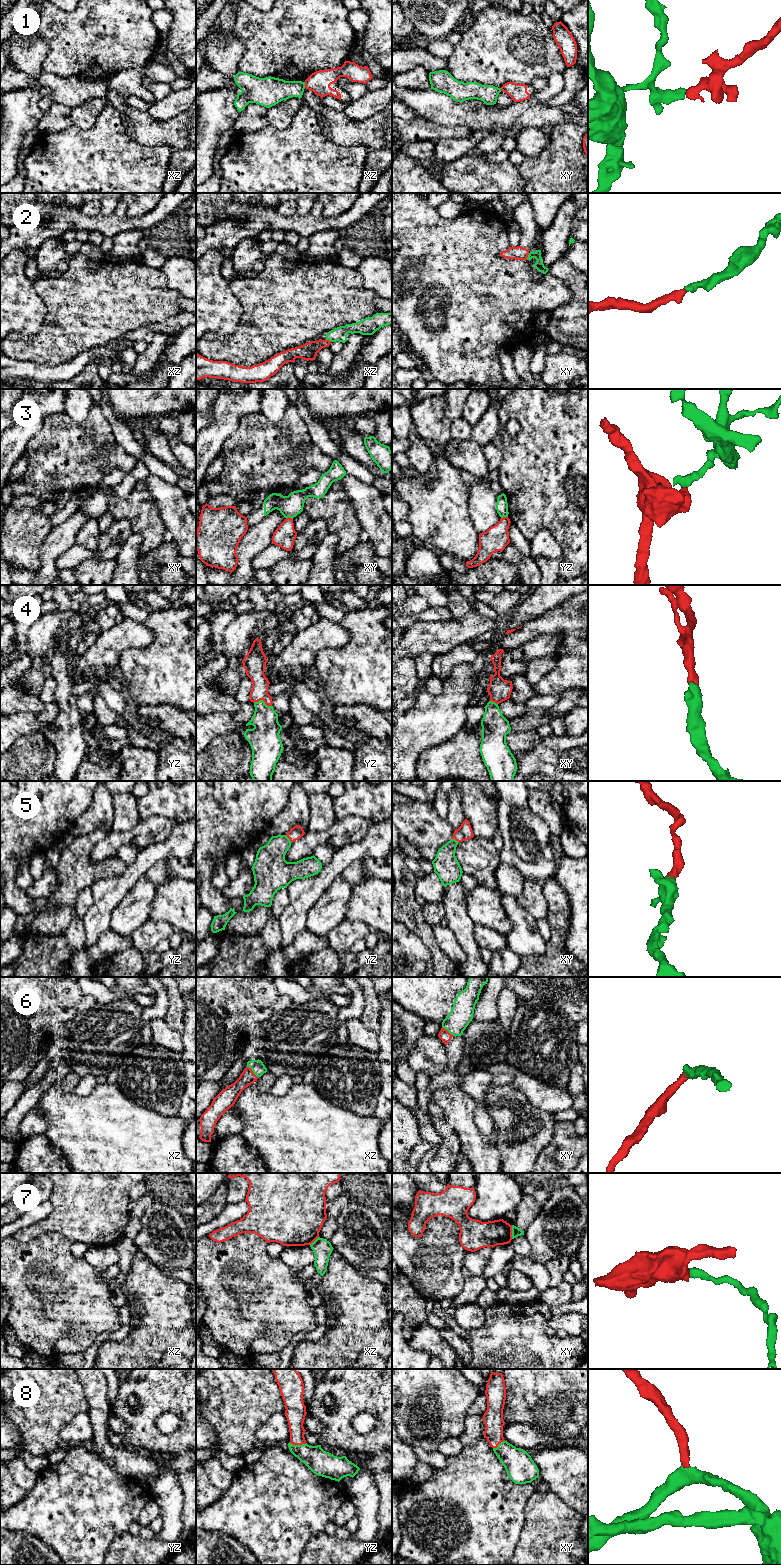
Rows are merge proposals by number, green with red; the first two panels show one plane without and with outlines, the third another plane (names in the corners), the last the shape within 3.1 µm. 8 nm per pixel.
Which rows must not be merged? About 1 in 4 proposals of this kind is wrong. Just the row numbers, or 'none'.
1, 3, 7

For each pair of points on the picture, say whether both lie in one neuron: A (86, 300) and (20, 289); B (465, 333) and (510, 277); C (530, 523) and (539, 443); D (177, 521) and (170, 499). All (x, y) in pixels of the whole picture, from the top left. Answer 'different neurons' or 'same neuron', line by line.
A: different neurons
B: same neuron
C: same neuron
D: same neuron

